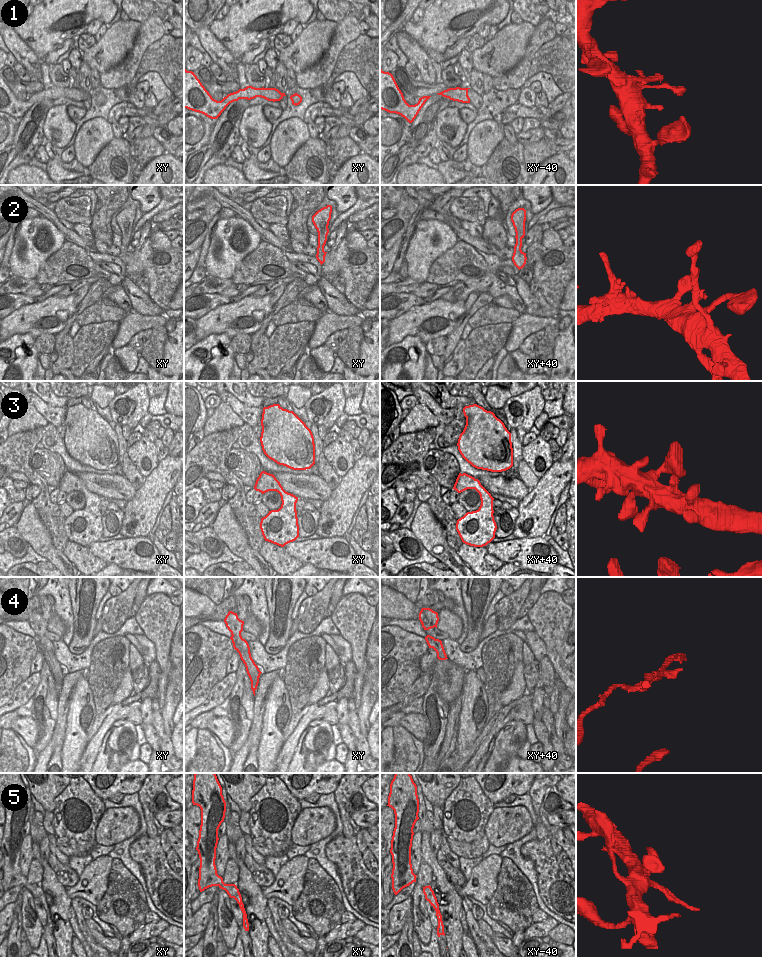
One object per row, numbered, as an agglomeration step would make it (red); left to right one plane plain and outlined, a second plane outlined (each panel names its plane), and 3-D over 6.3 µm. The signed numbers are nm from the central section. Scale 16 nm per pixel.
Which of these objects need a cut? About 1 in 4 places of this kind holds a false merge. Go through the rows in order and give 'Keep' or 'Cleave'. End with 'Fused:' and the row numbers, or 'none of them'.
1: Keep
2: Keep
3: Keep
4: Cleave
5: Keep
Fused: 4.

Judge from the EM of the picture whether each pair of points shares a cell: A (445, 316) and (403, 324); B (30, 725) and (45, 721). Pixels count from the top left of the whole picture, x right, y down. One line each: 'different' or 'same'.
A: same
B: different

